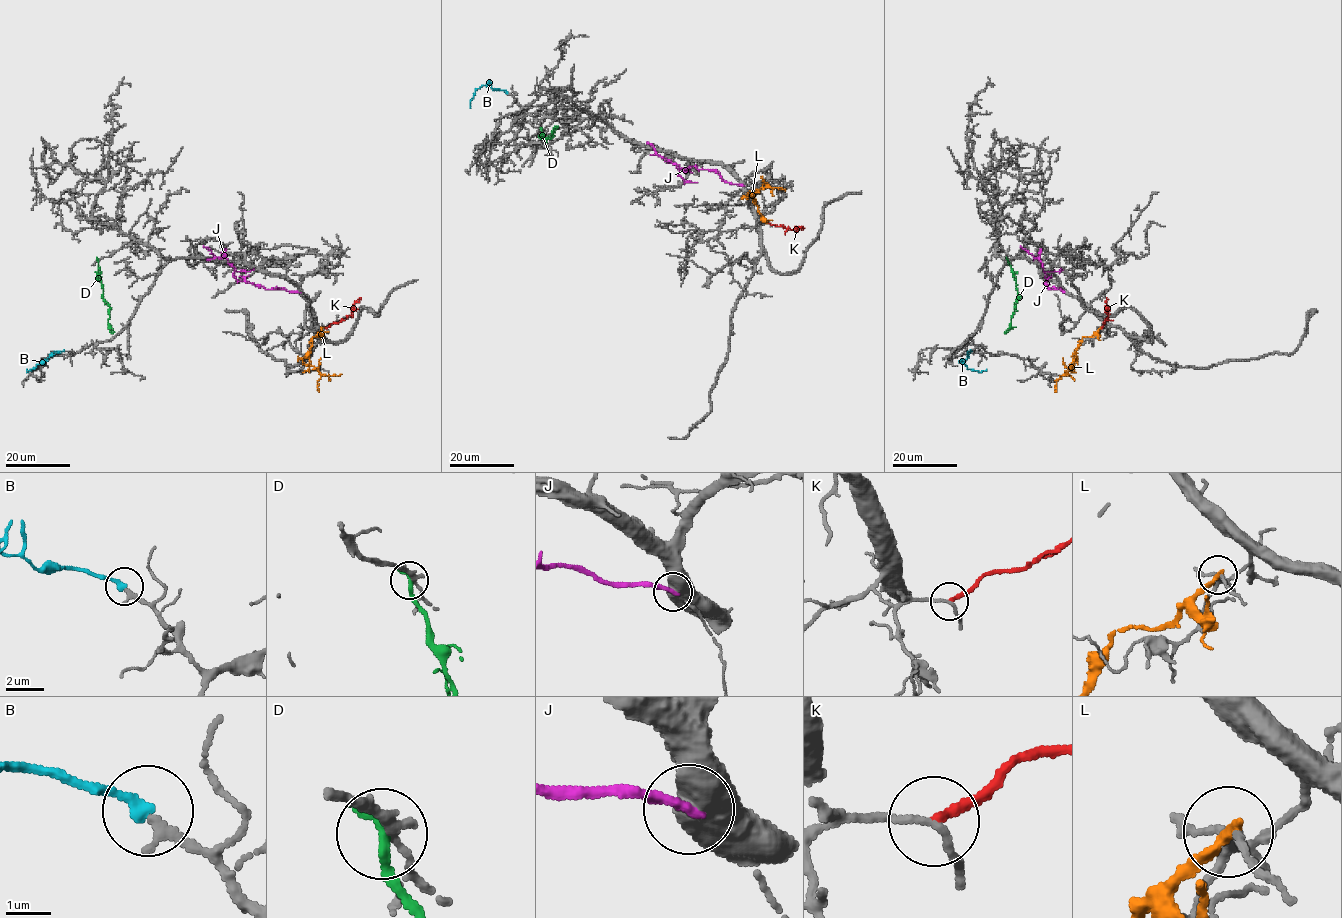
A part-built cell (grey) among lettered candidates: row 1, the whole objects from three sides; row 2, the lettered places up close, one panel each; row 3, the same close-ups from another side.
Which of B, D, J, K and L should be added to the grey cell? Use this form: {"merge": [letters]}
{"merge": ["B"]}

